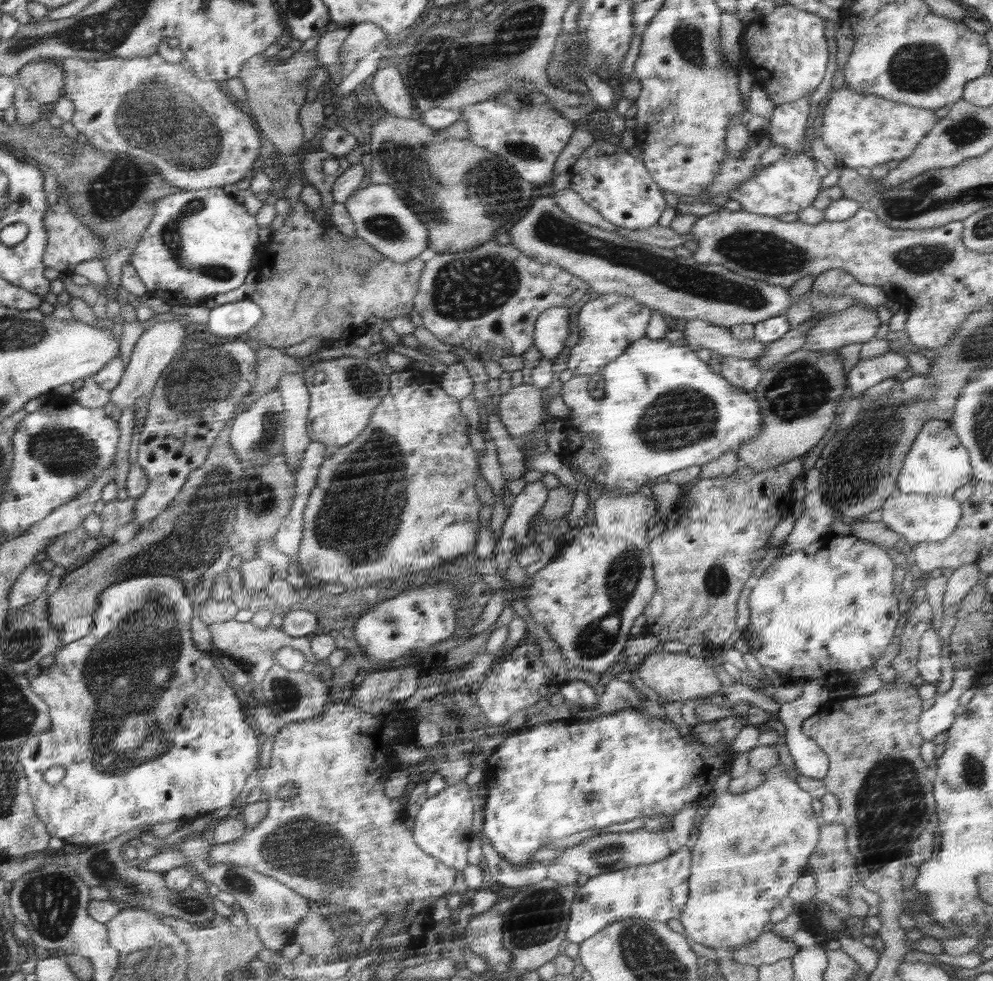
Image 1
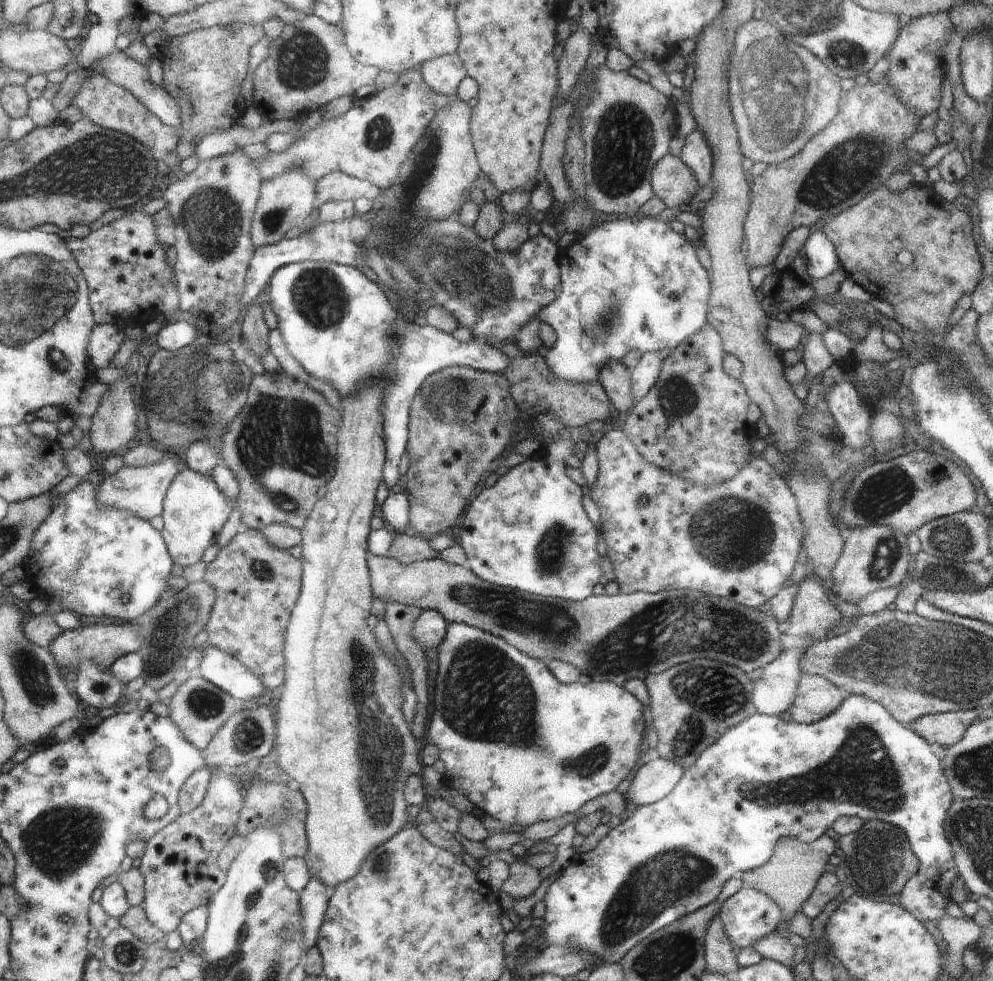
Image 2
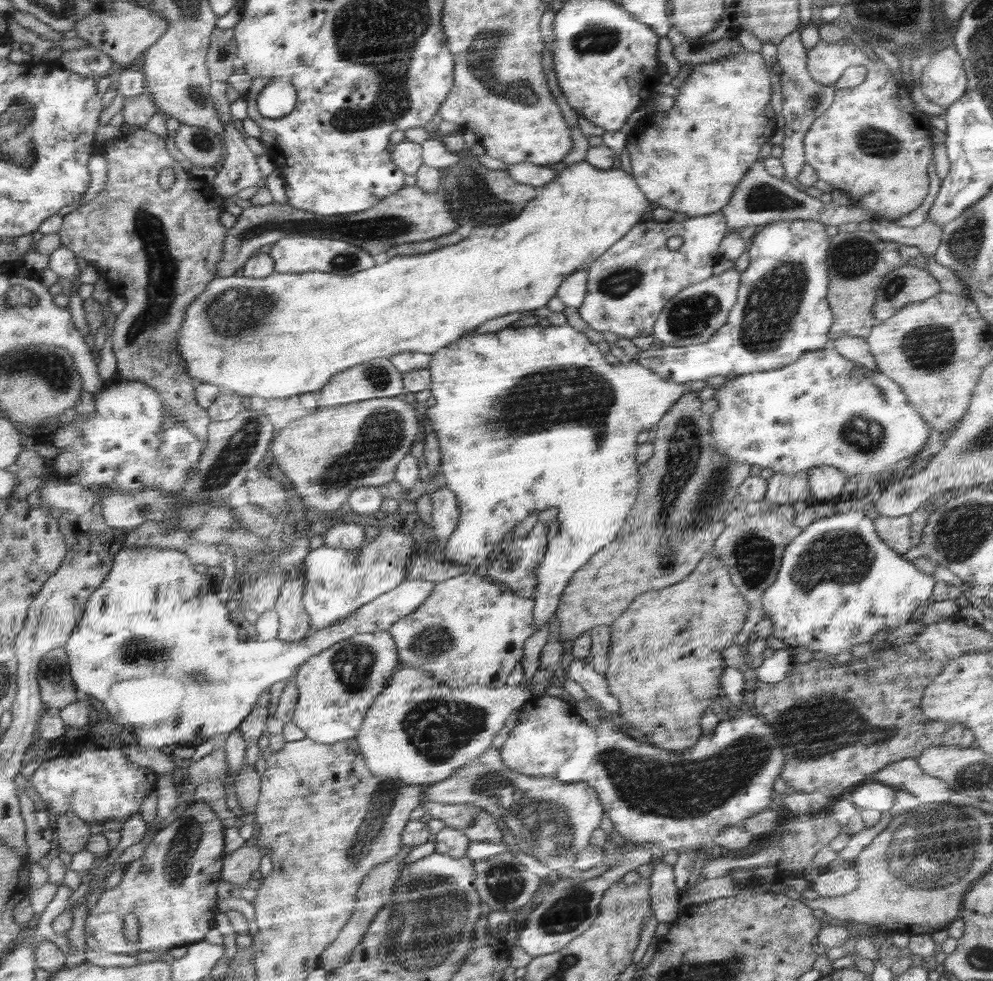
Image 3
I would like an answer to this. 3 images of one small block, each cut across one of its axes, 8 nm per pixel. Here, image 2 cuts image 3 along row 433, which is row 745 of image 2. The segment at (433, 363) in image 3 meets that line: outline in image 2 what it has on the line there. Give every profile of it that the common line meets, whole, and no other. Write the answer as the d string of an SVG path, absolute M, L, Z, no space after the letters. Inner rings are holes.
M450 622L446 628L444 640L436 648L438 654L438 671L435 682L435 694L432 718L426 734L426 741L439 748L439 759L444 762L445 774L444 783L448 788L456 790L466 798L467 803L472 803L476 808L484 810L485 814L499 820L503 824L520 824L522 826L534 826L540 821L550 821L564 816L566 812L576 812L580 806L586 802L598 798L603 794L608 794L618 788L618 784L628 778L632 768L636 766L636 760L640 758L640 744L644 736L644 714L642 714L642 704L624 690L622 686L616 686L615 682L590 681L588 684L564 684L552 676L548 666L532 656L526 656L524 652L516 650L510 643L506 644L504 639L490 634L488 631L480 630L479 627L470 626L464 623ZM554 782L578 782L572 784L574 790L564 790L566 784L554 784Z

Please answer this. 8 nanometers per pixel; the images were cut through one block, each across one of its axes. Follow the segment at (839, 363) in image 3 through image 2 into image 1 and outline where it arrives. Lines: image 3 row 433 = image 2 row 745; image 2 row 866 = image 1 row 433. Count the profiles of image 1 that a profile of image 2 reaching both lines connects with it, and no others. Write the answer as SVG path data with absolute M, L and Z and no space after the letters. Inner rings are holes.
M646 336L642 337L639 341L628 346L625 353L620 354L618 358L609 362L603 372L601 372L601 375L605 380L605 395L602 398L593 398L590 395L588 391L589 376L585 374L572 377L563 383L560 394L564 404L570 409L570 415L566 419L567 446L558 453L569 464L570 470L573 472L579 470L579 472L587 476L588 480L596 482L599 493L607 491L608 494L636 494L642 486L646 486L646 484L649 484L648 482L654 482L658 476L674 473L675 470L690 469L691 466L702 466L716 459L727 450L732 450L734 445L740 448L742 443L755 439L763 425L763 415L760 414L759 402L755 399L754 393L746 392L740 387L734 386L722 374L714 373L710 369L709 363L702 361L694 350L689 349L687 346L674 346L665 338L653 340ZM932 419L922 428L908 452L904 474L900 474L900 490L912 494L953 495L960 486L970 483L968 449L960 444L954 430L944 419Z

